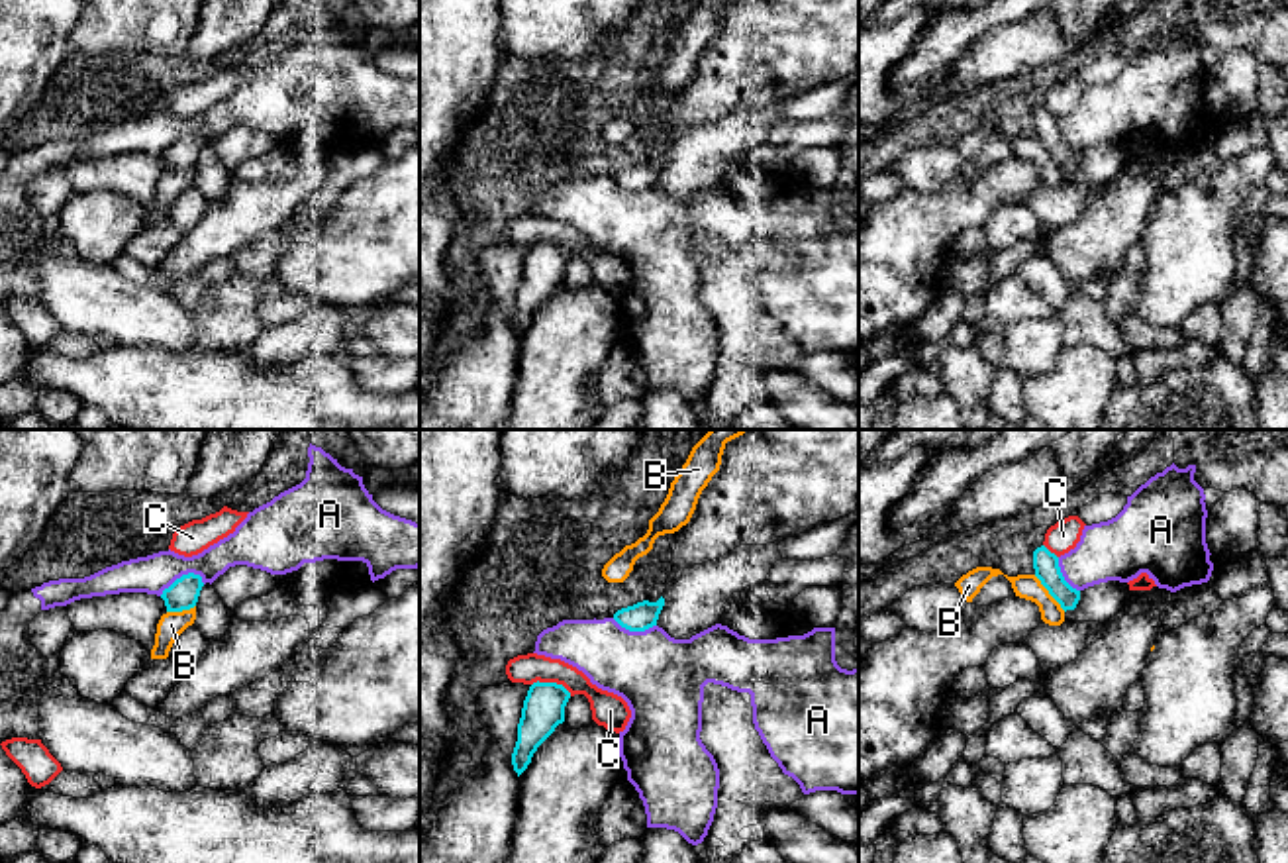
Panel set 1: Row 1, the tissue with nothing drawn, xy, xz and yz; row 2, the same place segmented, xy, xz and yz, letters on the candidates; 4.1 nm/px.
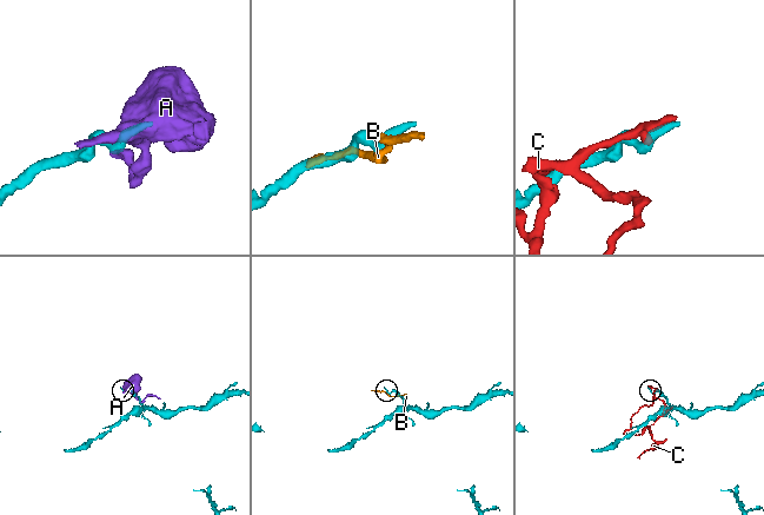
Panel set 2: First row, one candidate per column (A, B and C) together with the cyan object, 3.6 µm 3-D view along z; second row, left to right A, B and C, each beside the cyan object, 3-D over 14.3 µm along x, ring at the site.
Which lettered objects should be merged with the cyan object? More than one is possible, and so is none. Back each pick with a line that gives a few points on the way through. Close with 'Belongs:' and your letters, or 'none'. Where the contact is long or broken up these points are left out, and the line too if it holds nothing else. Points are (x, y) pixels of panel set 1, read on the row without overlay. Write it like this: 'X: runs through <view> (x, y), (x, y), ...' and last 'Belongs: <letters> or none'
Belongs: none

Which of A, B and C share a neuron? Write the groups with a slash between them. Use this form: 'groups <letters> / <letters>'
groups A B C

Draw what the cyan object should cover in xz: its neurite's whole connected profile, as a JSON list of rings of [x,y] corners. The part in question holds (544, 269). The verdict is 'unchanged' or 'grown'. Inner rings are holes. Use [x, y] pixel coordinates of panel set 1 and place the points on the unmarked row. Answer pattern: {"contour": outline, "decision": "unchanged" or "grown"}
{"contour": [[[533,243],[523,261],[512,326],[518,337],[531,324],[537,308],[565,282],[570,253],[557,243]]], "decision": "unchanged"}

